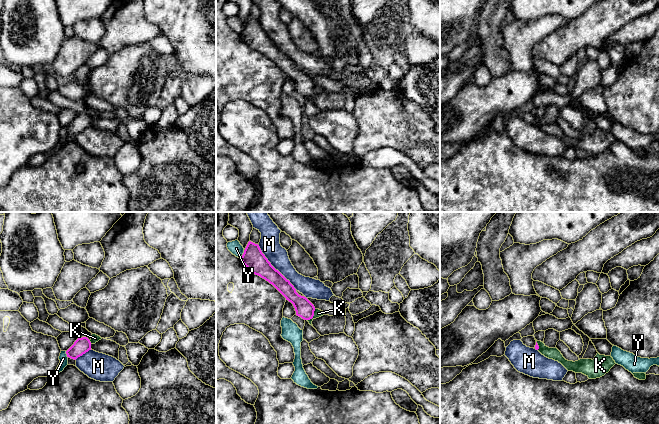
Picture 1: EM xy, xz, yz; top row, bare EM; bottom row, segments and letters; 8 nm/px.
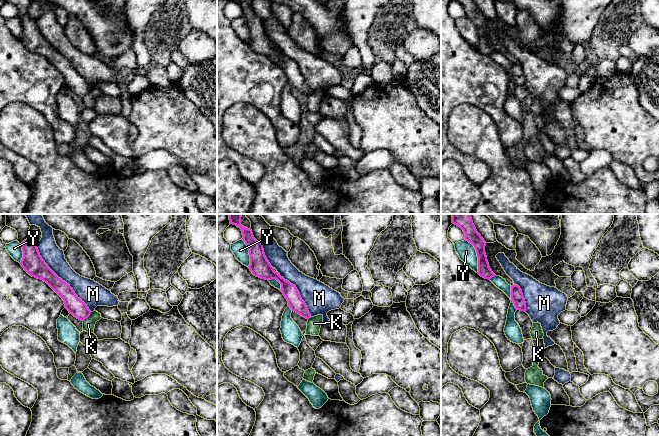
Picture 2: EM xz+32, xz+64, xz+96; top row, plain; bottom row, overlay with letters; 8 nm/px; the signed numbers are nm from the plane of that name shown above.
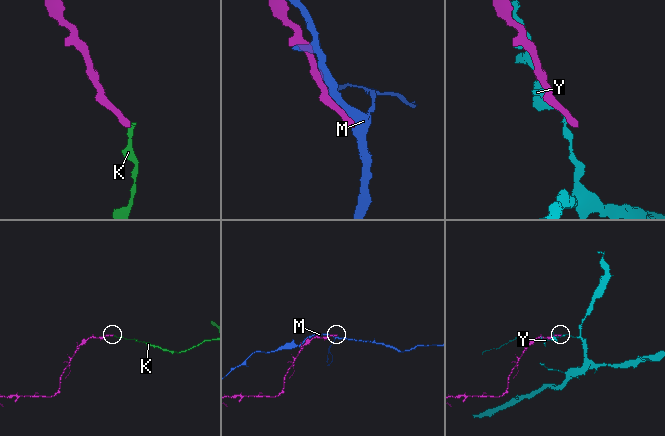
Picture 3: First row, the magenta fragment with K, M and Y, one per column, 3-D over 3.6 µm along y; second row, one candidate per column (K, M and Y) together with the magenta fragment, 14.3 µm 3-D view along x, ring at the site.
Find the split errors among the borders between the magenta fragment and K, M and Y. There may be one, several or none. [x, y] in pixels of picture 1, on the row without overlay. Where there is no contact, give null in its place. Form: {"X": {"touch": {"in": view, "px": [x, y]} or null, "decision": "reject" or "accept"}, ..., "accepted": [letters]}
{"K": {"touch": {"in": "xz", "px": [313, 91]}, "decision": "reject"}, "M": {"touch": {"in": "xz", "px": [274, 44]}, "decision": "reject"}, "Y": {"touch": {"in": "xz", "px": [243, 30]}, "decision": "reject"}, "accepted": []}

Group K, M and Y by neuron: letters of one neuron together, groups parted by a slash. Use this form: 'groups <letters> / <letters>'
groups K / M / Y

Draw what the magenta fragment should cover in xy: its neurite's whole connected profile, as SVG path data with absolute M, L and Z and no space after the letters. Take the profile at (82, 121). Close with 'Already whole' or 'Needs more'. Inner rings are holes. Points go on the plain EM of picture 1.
M87 113L78 114L74 120L66 127L67 133L76 136L86 128L91 126L91 118Z. Already whole

